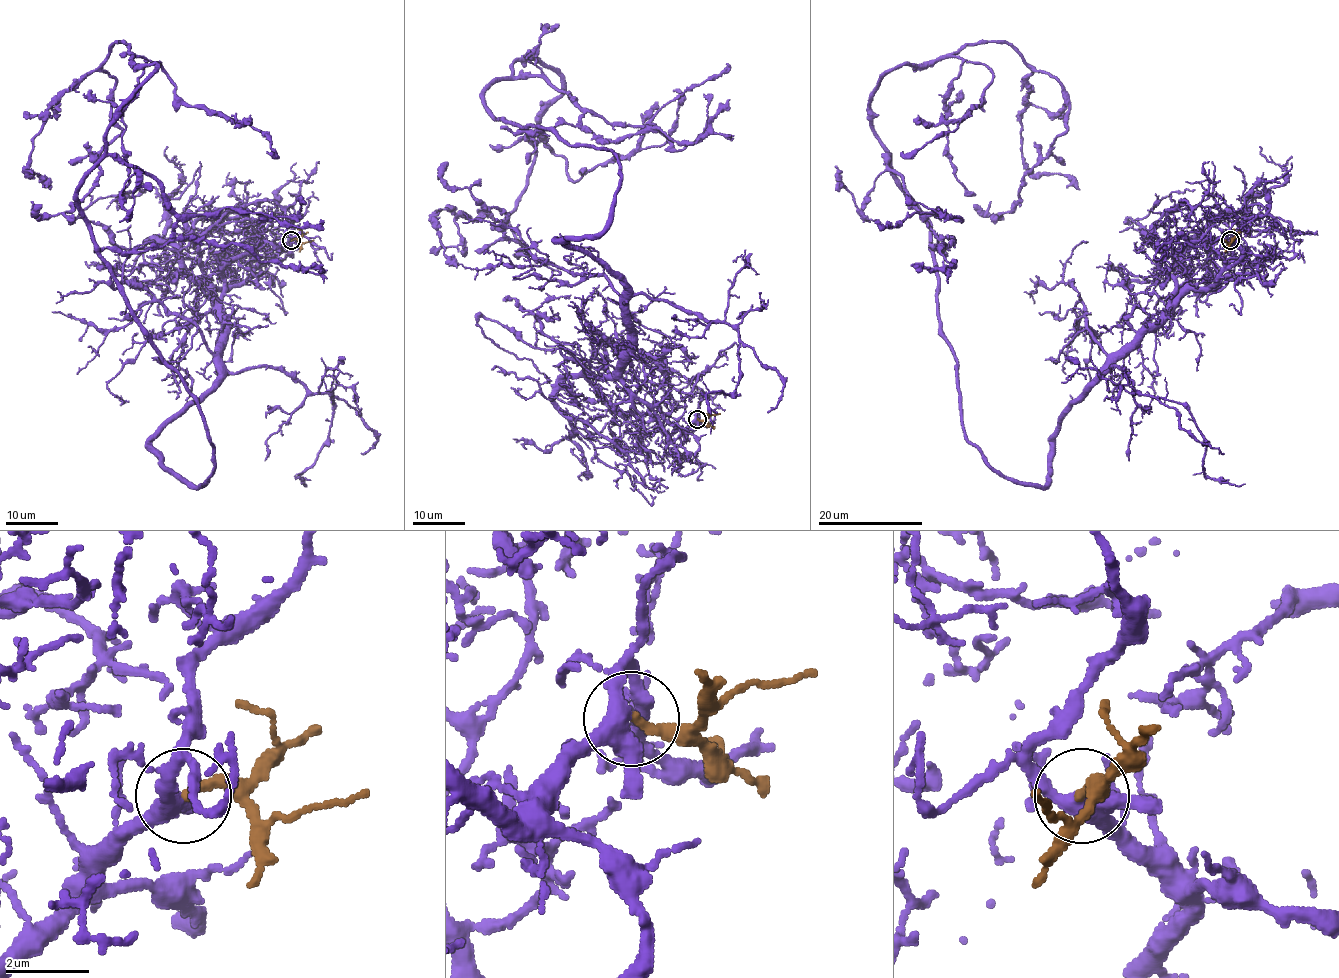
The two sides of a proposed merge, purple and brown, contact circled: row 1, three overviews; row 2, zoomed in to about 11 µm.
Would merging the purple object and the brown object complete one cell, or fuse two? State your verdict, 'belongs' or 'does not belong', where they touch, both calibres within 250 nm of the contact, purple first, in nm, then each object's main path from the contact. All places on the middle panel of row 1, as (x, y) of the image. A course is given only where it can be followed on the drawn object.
belongs | (697, 419) | 380/240 nm | purple via (697, 419), (558, 241), (620, 160), (484, 103), (561, 78), (528, 254), (447, 161) | brown via (697, 419), (703, 421), (720, 413)

